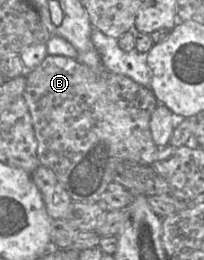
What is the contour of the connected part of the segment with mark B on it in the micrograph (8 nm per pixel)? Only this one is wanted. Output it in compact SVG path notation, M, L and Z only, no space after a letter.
M47 55L42 63L30 71L25 71L26 85L23 94L28 105L35 136L38 142L37 154L40 163L55 172L58 179L66 189L72 202L99 203L103 193L107 190L111 181L115 164L120 164L125 160L136 161L141 164L152 164L157 159L157 150L159 147L154 143L150 130L150 120L152 113L158 105L154 92L151 87L139 85L131 78L113 73L109 70L104 72L94 72L87 65L77 59L60 55Z

